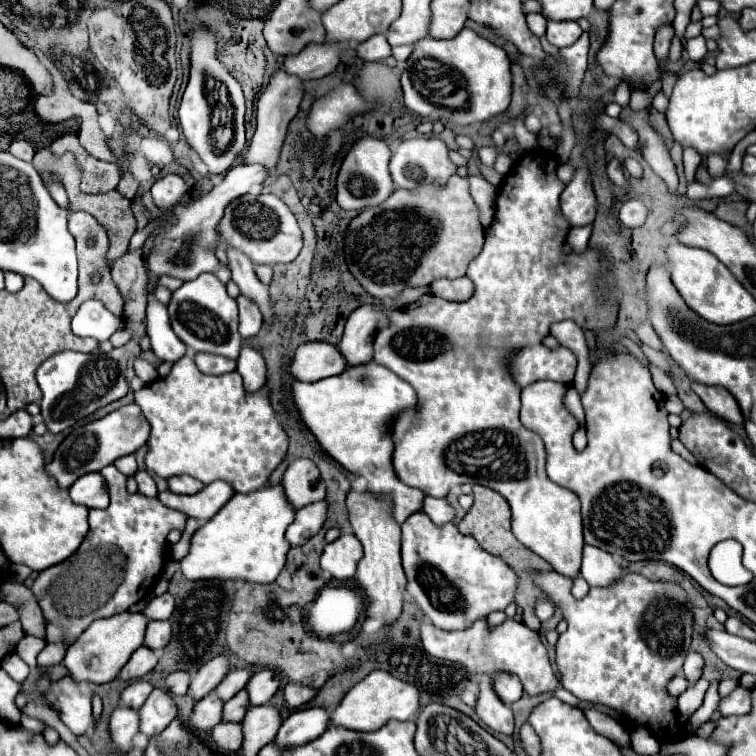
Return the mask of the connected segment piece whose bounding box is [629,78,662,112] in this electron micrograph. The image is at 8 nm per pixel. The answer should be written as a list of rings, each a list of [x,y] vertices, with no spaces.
[[[661,78],[655,81],[647,89],[635,89],[631,91],[629,106],[633,112],[638,112],[644,108],[647,108],[651,105],[653,97],[657,94],[657,91],[660,91],[662,88]]]

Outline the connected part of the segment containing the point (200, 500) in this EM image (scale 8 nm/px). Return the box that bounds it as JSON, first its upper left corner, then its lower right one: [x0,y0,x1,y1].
[159,481,233,521]

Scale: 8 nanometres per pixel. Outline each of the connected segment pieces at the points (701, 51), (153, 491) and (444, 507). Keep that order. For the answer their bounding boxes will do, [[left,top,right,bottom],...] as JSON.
[[685,35,707,61],[134,471,158,498],[423,497,455,525]]

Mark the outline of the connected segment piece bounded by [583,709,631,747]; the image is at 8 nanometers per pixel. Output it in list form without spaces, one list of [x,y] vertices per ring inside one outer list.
[[[583,709],[583,713],[585,713],[587,721],[591,723],[591,727],[597,733],[605,735],[607,739],[611,739],[615,745],[619,745],[619,747],[629,747],[631,745],[629,743],[629,733],[623,727],[623,723],[619,723],[617,719],[609,717],[609,715],[605,715],[605,713],[597,711],[597,709]]]

